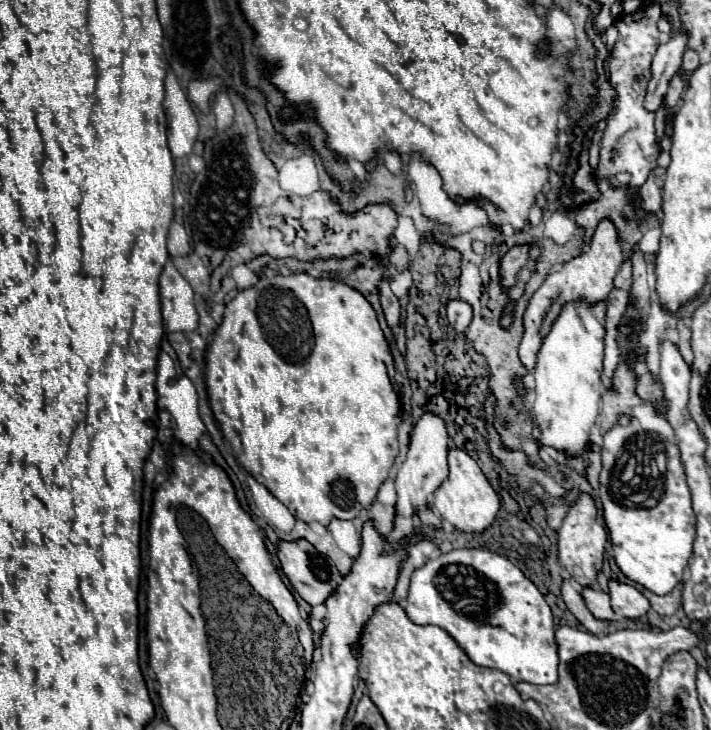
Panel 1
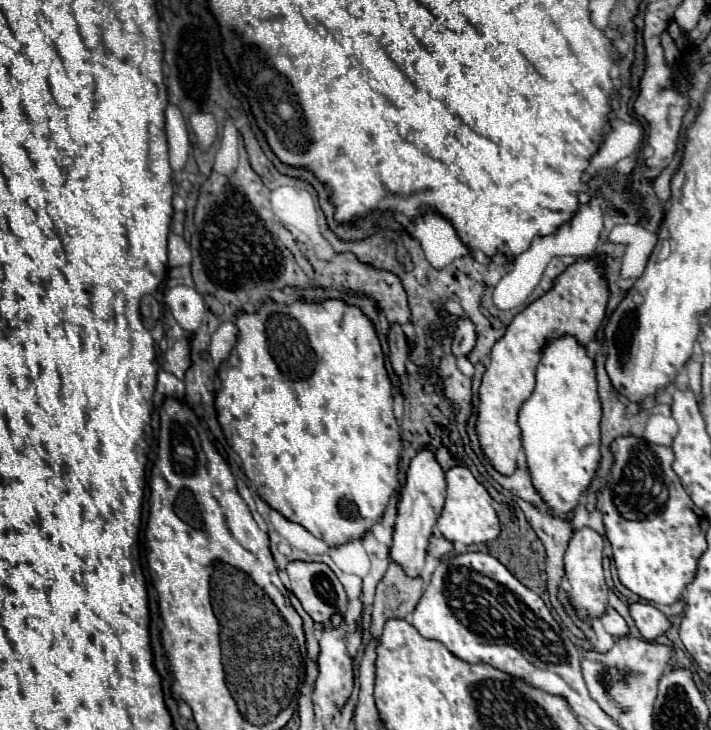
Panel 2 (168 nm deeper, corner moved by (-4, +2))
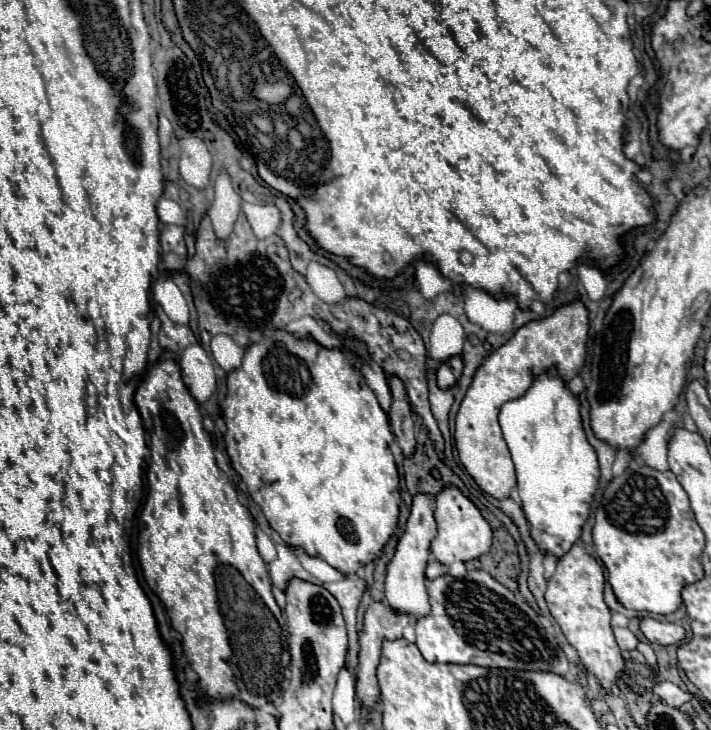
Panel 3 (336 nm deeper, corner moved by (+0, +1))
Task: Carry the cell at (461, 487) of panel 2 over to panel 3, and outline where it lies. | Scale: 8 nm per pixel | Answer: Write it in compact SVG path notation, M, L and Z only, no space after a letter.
M444 487L444 491L438 493L434 519L438 523L438 535L432 541L432 555L436 557L438 563L442 565L452 565L454 561L468 563L490 551L492 529L482 517L482 513L474 507L474 503L460 493L460 489Z

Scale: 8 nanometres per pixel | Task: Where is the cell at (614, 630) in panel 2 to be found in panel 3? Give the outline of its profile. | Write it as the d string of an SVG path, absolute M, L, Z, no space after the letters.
M614 629L614 637L622 651L634 651L638 645L638 639L634 637L634 633L630 629Z

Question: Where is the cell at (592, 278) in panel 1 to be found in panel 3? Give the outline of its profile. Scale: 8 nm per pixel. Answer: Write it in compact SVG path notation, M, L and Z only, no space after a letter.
M574 301L572 305L556 309L556 313L546 319L530 321L520 327L514 337L492 355L488 355L476 371L474 381L466 391L456 415L454 441L460 463L486 495L494 499L506 499L516 485L514 463L510 459L510 451L498 425L500 407L506 401L522 397L530 389L532 381L544 371L556 369L556 375L564 383L570 383L570 379L576 377L584 365L586 339L588 311L580 301Z

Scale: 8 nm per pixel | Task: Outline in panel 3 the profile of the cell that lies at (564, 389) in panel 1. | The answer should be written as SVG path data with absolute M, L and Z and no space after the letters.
M552 369L538 375L526 395L502 405L500 427L516 465L530 537L542 553L560 559L580 539L600 479L596 453L582 429L580 403Z

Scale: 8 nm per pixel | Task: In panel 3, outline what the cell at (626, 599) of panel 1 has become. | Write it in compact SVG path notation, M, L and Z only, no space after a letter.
M650 617L640 621L640 629L650 643L658 643L658 645L664 645L664 647L666 645L678 645L686 637L686 631L684 631L682 625L662 623L662 621L656 621L656 619L650 619Z

